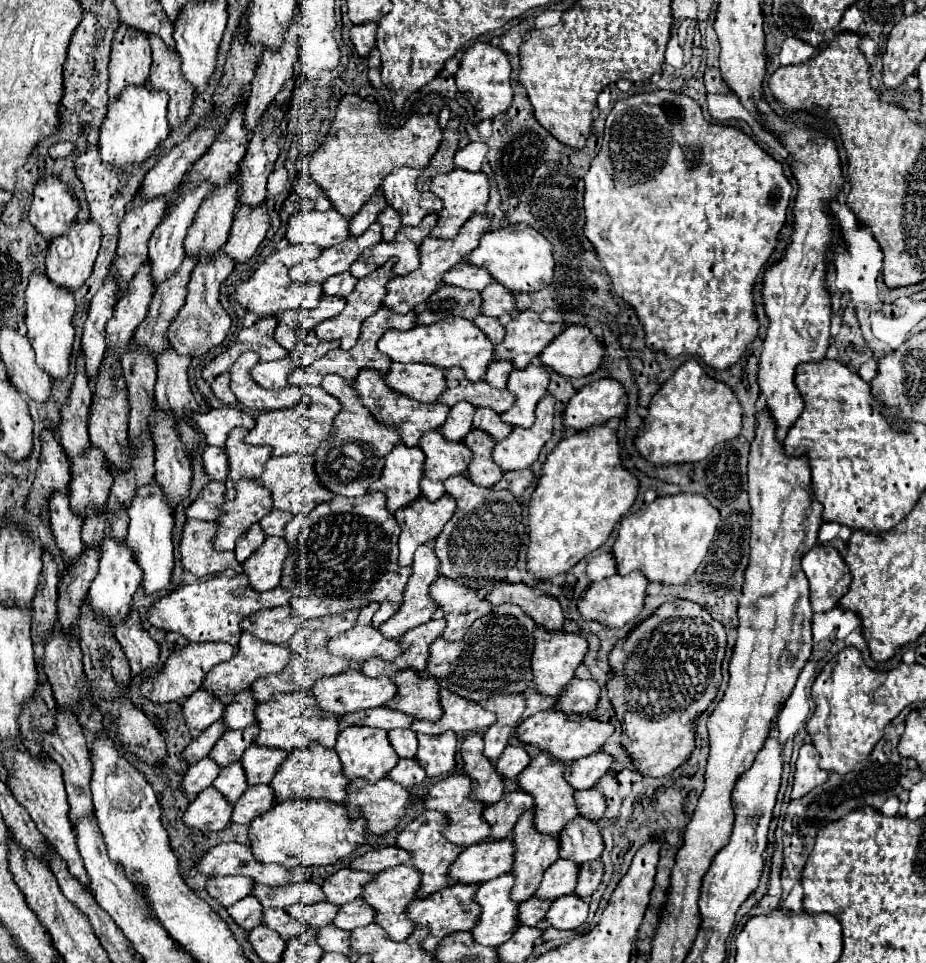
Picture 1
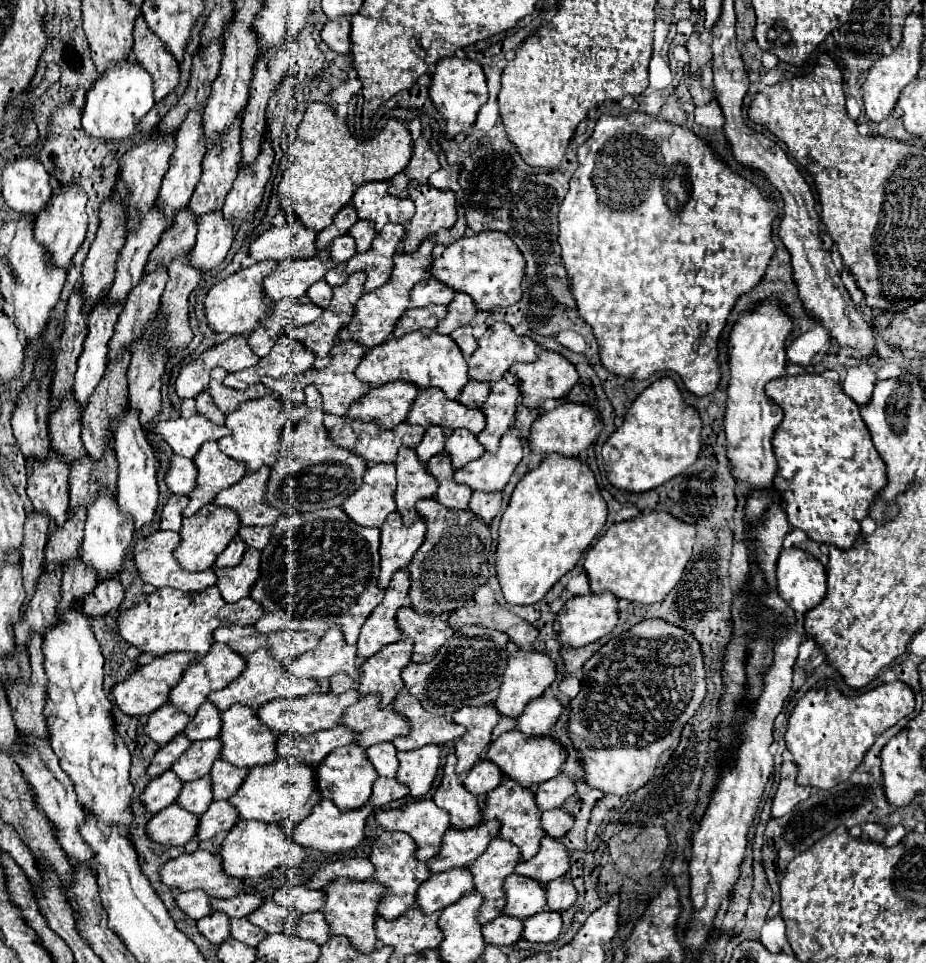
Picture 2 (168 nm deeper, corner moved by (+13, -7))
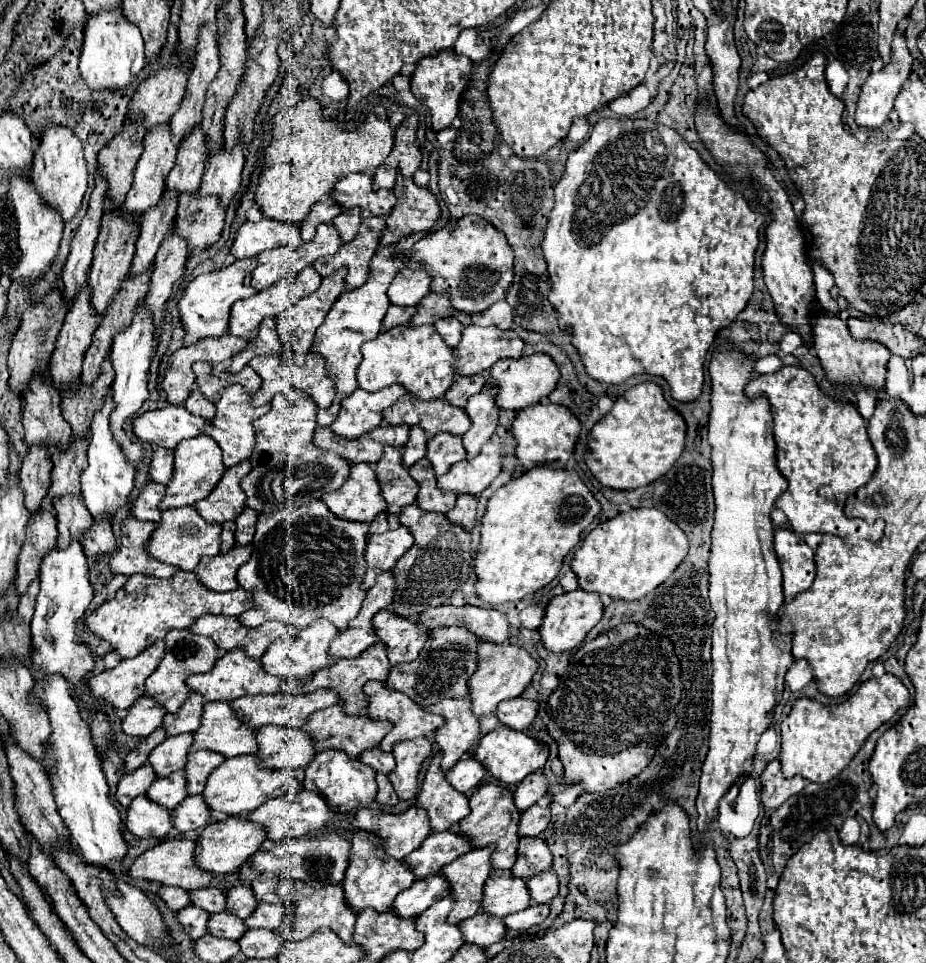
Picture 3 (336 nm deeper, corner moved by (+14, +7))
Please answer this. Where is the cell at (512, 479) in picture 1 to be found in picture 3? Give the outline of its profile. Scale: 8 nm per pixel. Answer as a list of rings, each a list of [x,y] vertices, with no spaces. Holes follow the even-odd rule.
[[[457,495],[455,507],[447,513],[447,519],[453,521],[455,525],[461,525],[463,529],[473,529],[475,525],[475,509],[477,509],[477,499],[469,495]]]

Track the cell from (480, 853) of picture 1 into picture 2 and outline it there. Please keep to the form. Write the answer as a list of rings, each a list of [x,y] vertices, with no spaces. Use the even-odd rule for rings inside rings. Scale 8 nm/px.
[[[468,865],[454,867],[454,871],[442,871],[426,879],[426,883],[422,883],[422,887],[418,889],[416,903],[424,913],[436,913],[472,891],[474,891],[474,879],[470,875]]]

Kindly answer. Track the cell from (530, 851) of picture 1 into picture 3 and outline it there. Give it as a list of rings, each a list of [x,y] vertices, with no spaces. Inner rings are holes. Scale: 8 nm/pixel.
[[[491,847],[483,849],[473,849],[457,861],[445,865],[441,869],[441,875],[449,883],[453,895],[453,909],[449,911],[449,921],[451,925],[457,925],[463,919],[473,917],[481,909],[481,893],[483,893],[483,883],[489,875],[489,859],[491,859]]]

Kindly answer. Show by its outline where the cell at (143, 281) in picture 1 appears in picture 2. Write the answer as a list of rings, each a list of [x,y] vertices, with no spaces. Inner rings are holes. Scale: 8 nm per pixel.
[[[152,207],[152,211],[144,215],[142,227],[138,227],[126,237],[126,245],[122,247],[120,257],[116,261],[114,285],[106,295],[108,307],[126,301],[130,291],[140,283],[144,265],[148,263],[148,255],[158,245],[158,239],[164,233],[166,225],[168,223],[162,219],[162,215],[158,215],[156,207]]]

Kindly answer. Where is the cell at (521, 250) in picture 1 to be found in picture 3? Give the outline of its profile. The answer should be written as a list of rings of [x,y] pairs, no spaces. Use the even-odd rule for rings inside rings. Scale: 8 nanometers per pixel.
[[[477,215],[461,217],[437,231],[431,231],[399,257],[419,263],[419,267],[431,277],[431,291],[445,293],[455,311],[469,315],[477,315],[503,299],[513,281],[513,249],[503,233]]]

